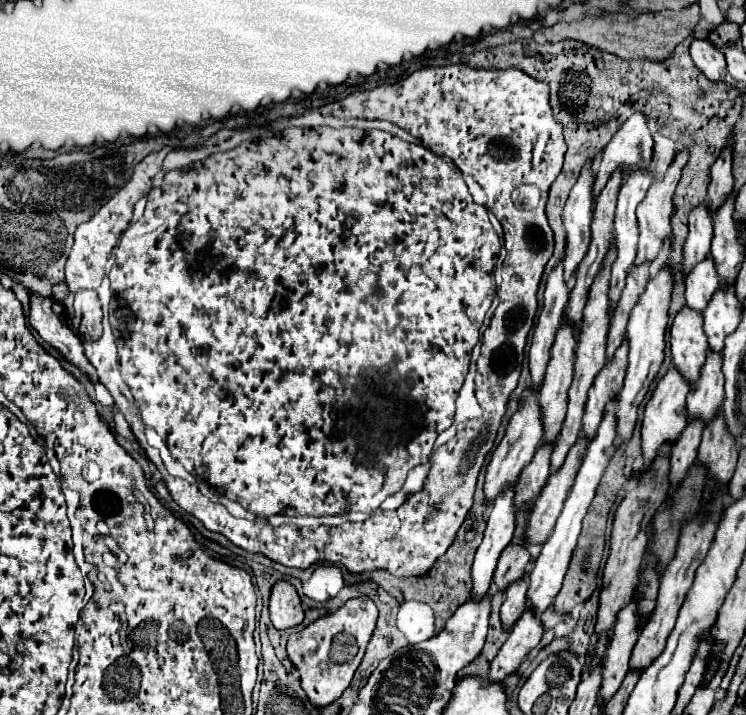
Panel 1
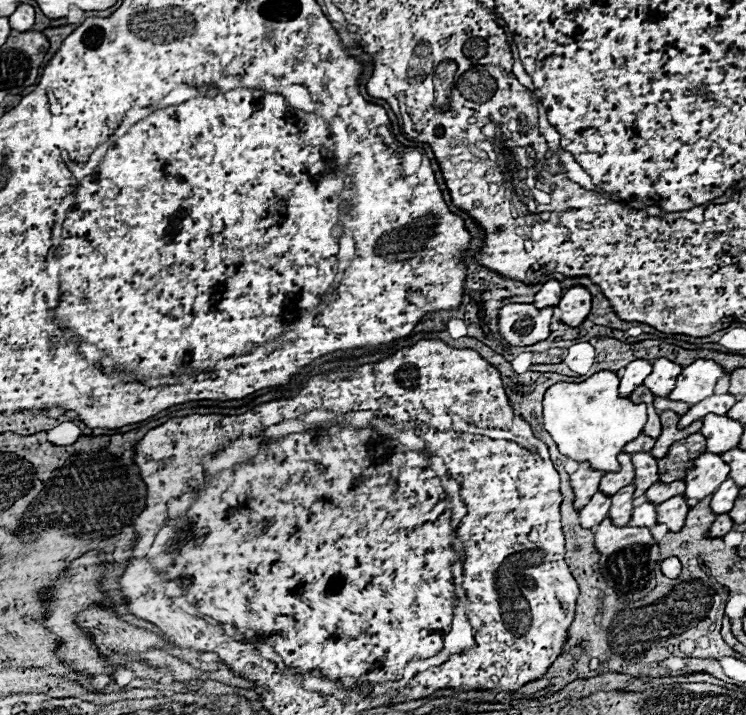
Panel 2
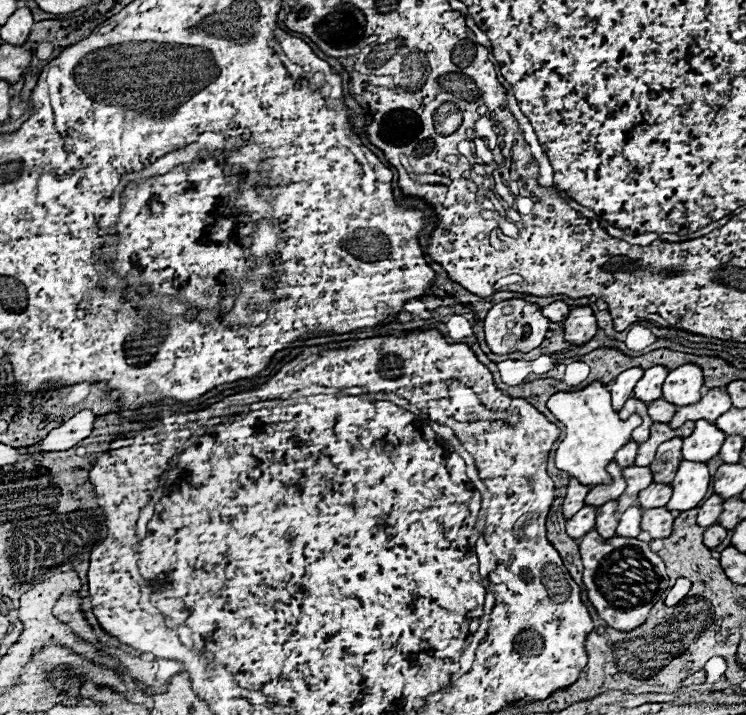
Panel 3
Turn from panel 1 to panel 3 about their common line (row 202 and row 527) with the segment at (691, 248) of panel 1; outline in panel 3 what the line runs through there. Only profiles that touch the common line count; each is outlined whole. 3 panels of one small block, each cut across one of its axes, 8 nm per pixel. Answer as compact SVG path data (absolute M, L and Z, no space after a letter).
M718 494L710 496L708 500L704 500L704 504L702 504L700 510L698 510L698 518L696 518L698 526L708 528L708 526L716 524L716 518L720 516L720 510L722 510L722 502L724 502L724 500L722 500Z

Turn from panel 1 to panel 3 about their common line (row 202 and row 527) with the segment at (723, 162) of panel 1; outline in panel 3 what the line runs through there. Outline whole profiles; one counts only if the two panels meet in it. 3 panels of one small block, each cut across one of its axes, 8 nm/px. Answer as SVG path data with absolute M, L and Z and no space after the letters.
M718 524L706 528L706 532L704 532L704 546L706 546L706 548L716 548L716 546L726 538L726 534L728 534L728 530L724 530L724 528L718 526Z

